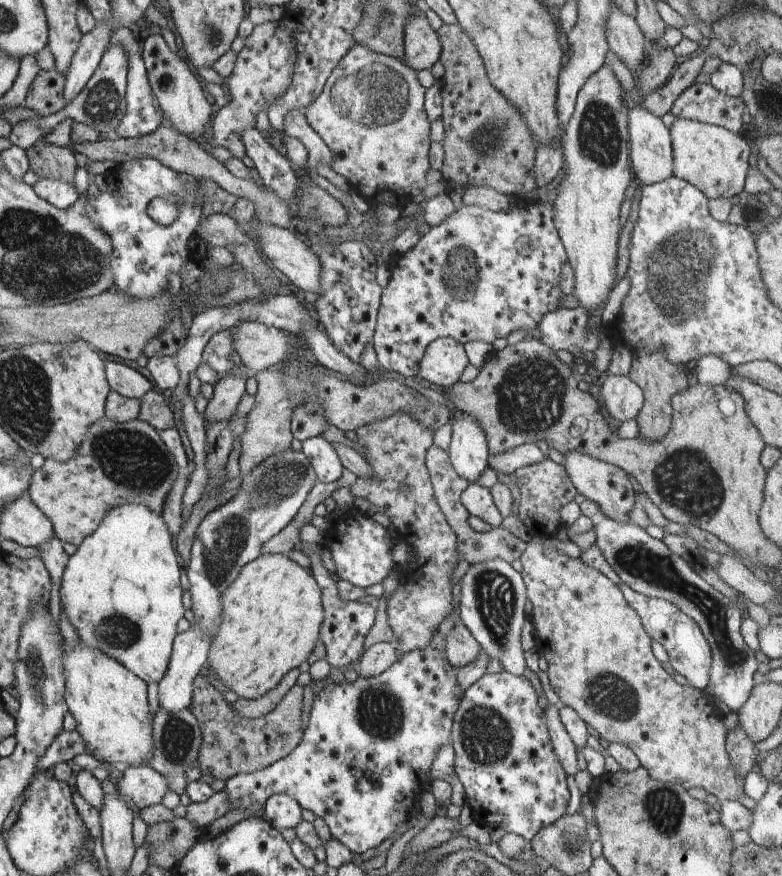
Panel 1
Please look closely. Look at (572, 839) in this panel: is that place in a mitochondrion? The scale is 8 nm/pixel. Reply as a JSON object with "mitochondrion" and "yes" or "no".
{"mitochondrion":"yes"}

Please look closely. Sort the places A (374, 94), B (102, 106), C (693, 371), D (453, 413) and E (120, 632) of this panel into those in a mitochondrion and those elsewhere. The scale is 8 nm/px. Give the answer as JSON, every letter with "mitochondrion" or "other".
{"A":"mitochondrion","B":"mitochondrion","C":"other","D":"other","E":"mitochondrion"}

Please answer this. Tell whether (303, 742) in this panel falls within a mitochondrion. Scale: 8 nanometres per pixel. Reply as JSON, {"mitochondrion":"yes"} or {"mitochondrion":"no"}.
{"mitochondrion":"no"}

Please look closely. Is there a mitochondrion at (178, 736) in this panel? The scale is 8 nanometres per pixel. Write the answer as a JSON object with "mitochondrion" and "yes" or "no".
{"mitochondrion":"yes"}

